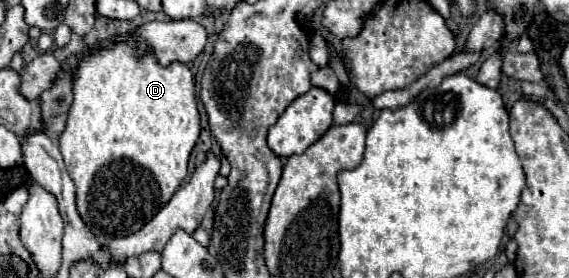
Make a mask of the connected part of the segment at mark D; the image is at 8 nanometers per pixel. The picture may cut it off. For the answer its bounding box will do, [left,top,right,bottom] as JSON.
[59,43,199,243]

